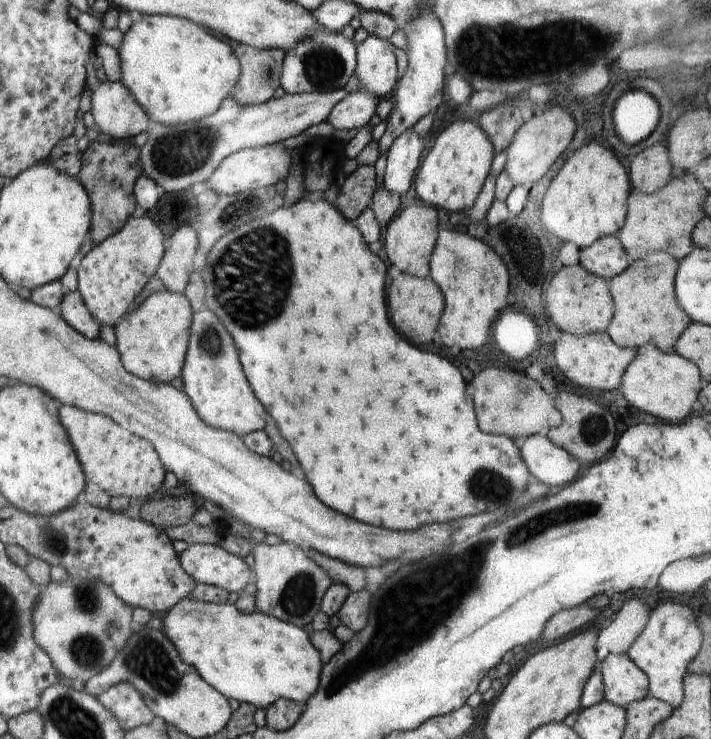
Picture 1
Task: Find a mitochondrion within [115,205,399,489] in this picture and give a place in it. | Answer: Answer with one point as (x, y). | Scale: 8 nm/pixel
(252, 279)

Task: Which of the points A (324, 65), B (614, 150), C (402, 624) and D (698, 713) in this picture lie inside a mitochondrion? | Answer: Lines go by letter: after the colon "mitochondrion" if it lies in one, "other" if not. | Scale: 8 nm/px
A: mitochondrion
B: other
C: mitochondrion
D: other

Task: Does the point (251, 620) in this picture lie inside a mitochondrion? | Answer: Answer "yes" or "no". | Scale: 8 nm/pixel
no

